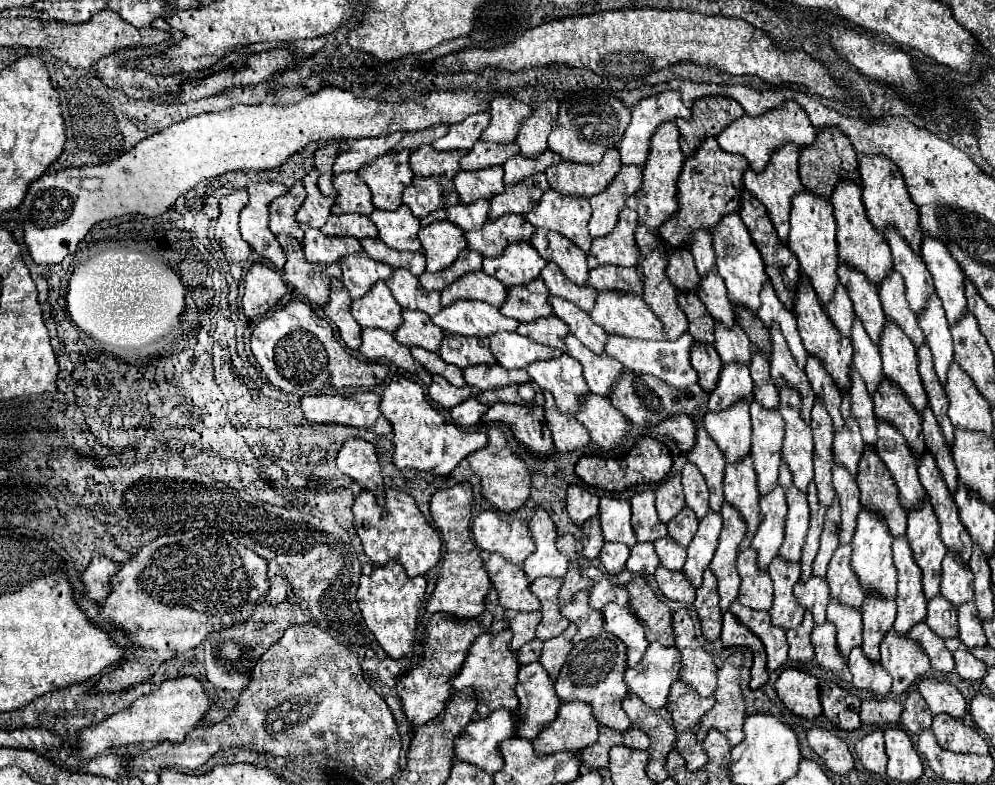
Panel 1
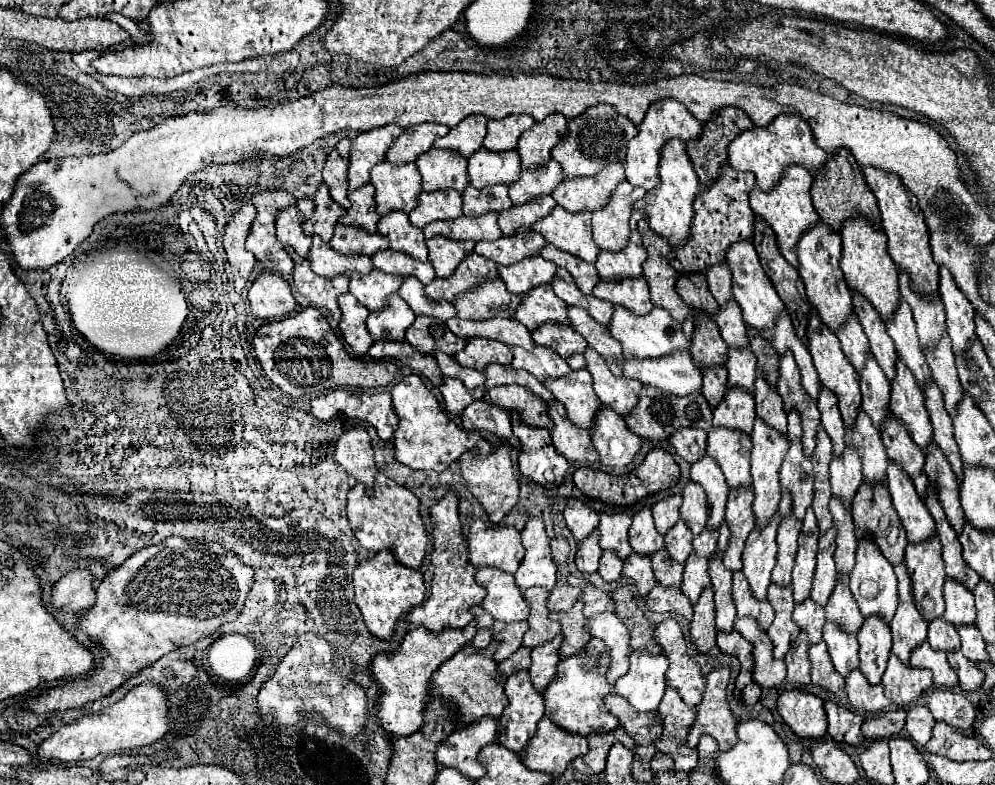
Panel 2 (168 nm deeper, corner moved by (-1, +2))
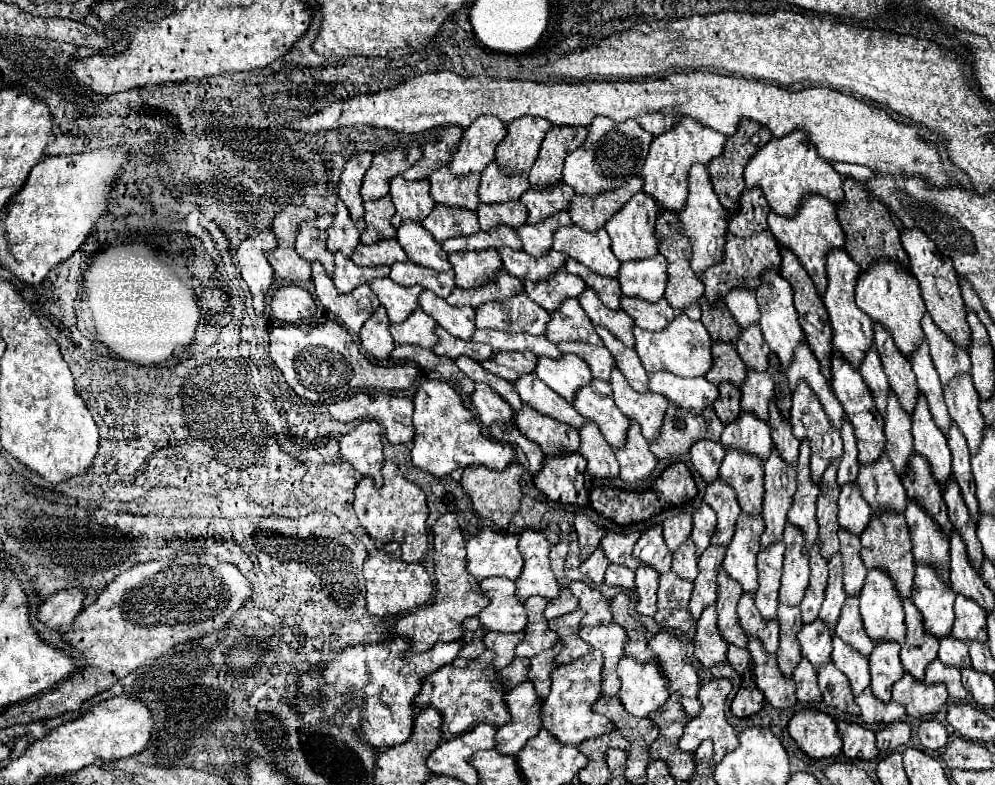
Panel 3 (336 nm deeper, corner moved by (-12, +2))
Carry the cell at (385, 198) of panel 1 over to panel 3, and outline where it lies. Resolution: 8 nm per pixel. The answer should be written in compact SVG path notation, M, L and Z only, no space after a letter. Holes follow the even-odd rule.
M395 176L391 180L391 198L395 204L395 214L391 218L391 224L399 228L403 220L415 220L421 222L429 216L429 212L435 208L435 200L431 200L427 192L429 184L427 180L405 180L403 176Z

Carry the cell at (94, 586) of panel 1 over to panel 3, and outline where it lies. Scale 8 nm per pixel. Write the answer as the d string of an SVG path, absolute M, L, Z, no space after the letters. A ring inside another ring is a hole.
M67 588L55 592L41 604L39 620L51 628L69 630L77 612L83 610L85 596L87 594L83 594L81 588Z

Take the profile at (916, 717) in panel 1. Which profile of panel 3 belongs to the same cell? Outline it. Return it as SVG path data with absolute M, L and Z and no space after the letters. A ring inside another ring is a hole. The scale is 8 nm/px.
M923 720L917 734L925 750L941 750L949 738L945 726L937 720Z

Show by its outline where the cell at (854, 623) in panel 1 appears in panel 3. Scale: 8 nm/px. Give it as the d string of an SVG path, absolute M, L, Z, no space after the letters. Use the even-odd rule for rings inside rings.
M833 636L831 660L849 678L855 696L859 696L863 688L869 686L869 658L859 656L859 652L855 652L849 644L843 644L843 640L839 640L837 636Z

